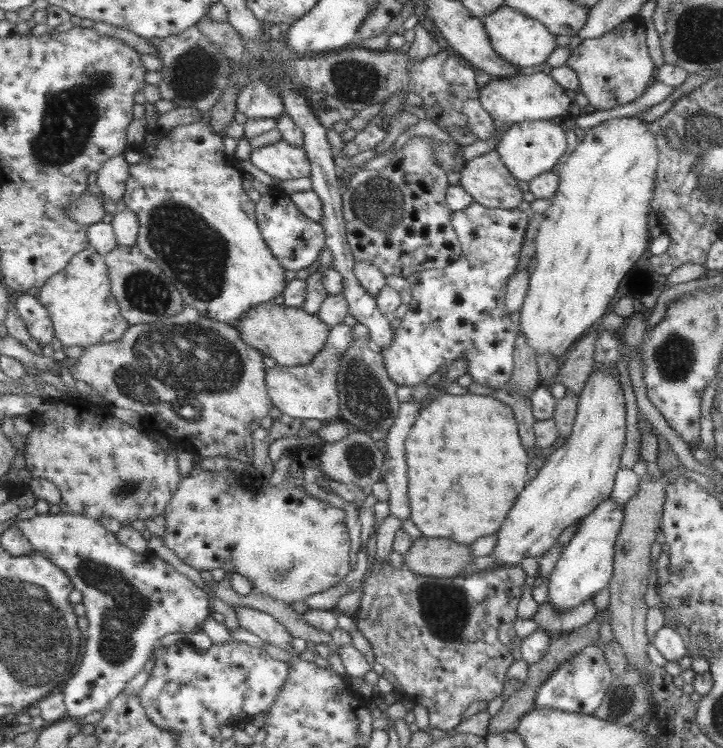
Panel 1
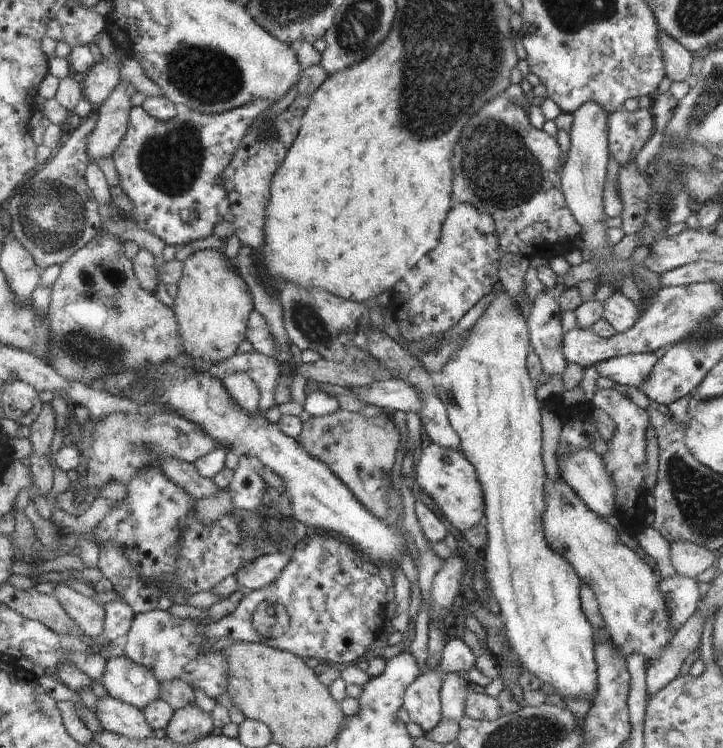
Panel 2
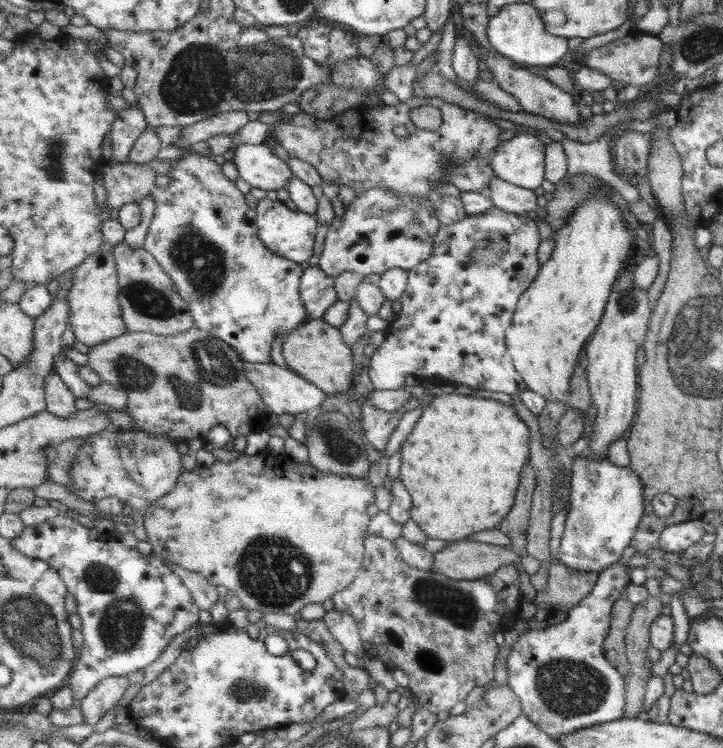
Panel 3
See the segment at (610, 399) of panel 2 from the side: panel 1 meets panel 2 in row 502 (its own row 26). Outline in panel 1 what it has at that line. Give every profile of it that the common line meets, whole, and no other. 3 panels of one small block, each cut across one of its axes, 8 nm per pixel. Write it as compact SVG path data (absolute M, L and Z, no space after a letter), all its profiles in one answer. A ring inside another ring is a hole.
M633 16L615 27L609 34L601 35L599 38L581 40L581 43L570 50L570 55L565 61L578 80L578 91L585 96L594 110L609 110L621 104L633 102L641 96L647 88L647 82L653 74L655 66L649 59L645 45L645 27L639 16Z

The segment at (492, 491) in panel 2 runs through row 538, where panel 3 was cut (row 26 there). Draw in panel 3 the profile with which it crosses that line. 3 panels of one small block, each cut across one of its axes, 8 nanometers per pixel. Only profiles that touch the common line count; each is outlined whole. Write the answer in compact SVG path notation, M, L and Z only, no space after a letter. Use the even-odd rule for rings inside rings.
M515 3L504 6L499 14L488 21L488 40L491 47L507 58L523 63L533 69L543 69L561 64L567 52L567 38L551 34L541 18L540 10L533 3Z

